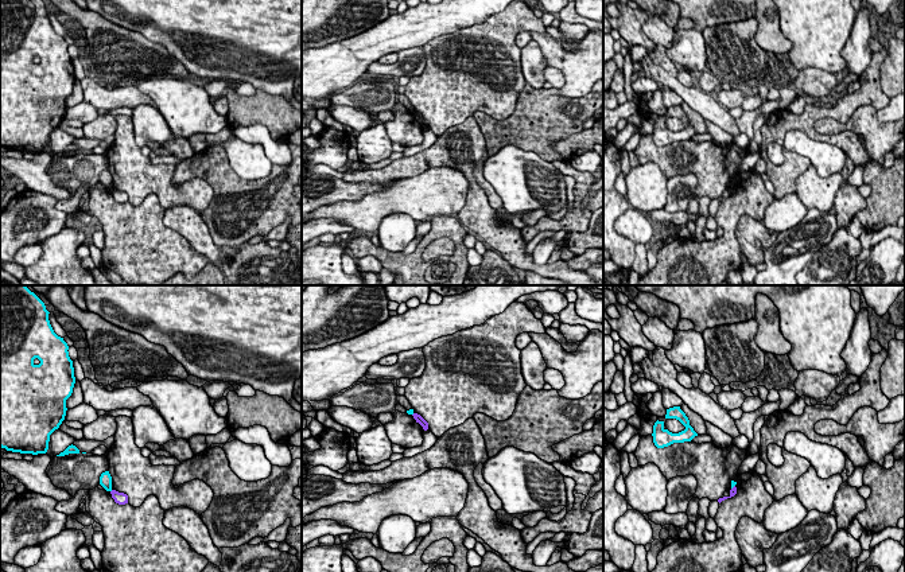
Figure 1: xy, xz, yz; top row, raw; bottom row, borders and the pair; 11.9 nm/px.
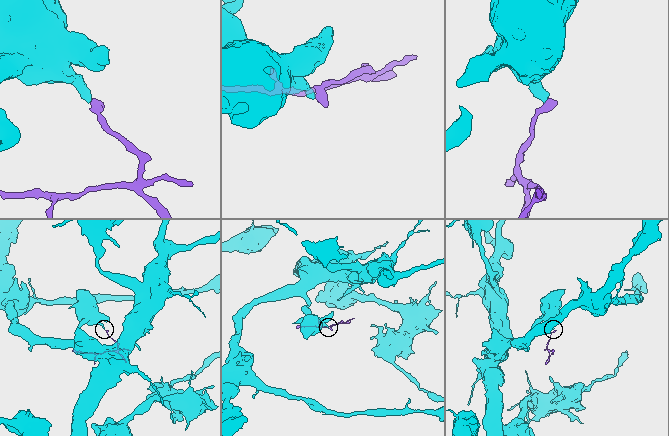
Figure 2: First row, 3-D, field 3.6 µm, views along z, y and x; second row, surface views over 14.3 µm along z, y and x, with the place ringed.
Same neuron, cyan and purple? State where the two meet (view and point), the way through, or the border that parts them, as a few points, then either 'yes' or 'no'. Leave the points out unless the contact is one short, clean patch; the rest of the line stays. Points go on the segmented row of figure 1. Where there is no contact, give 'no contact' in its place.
yz (733, 486) | along yz (734, 485), (731, 489) | no

